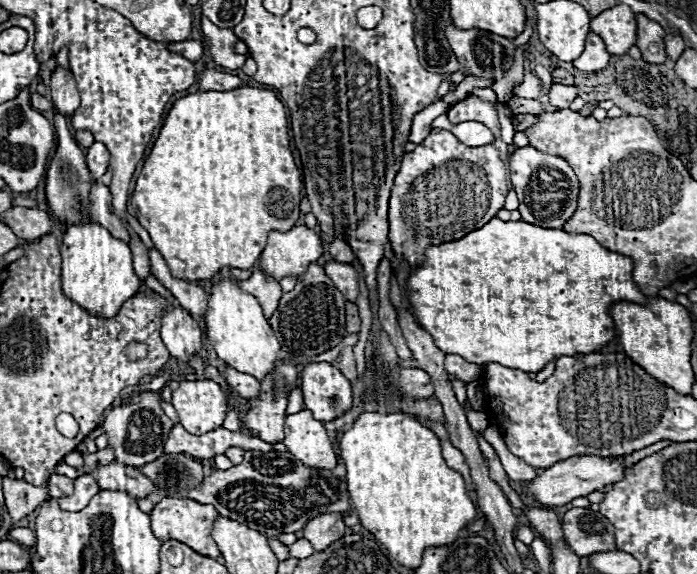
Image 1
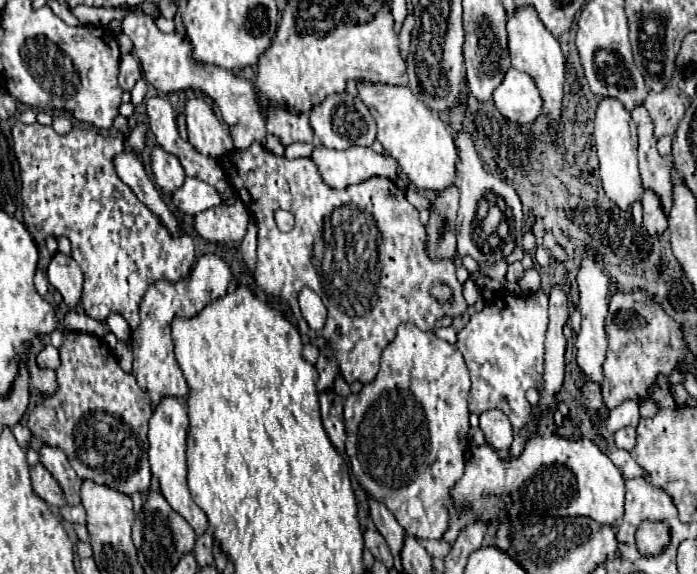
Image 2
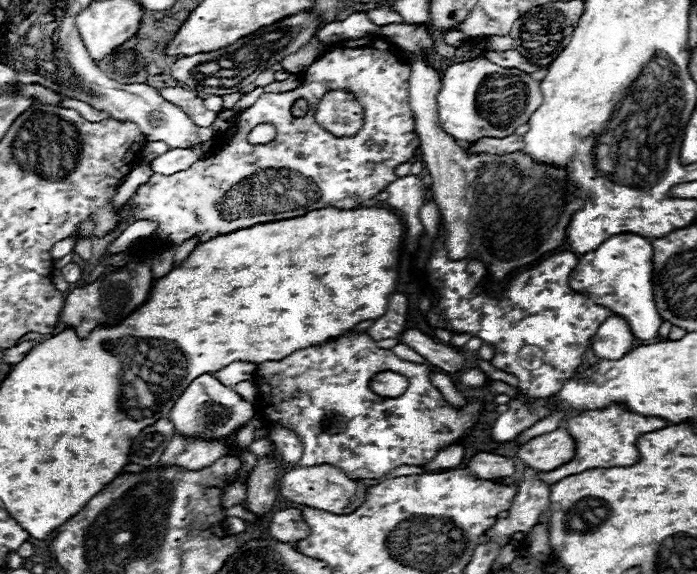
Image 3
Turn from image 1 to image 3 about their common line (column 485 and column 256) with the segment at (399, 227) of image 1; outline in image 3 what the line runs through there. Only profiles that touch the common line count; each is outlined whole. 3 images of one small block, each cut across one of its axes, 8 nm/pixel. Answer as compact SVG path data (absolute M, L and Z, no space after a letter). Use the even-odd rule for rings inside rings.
M366 36L330 48L320 60L314 60L310 68L306 68L304 82L296 90L282 94L262 94L250 108L238 112L232 126L224 134L220 134L220 146L214 148L212 156L192 164L188 170L180 170L170 176L152 174L148 182L134 192L134 196L128 200L130 210L120 220L120 224L132 224L138 220L152 220L160 224L160 228L154 230L150 236L146 236L144 242L134 252L136 254L152 252L158 244L180 246L194 236L198 236L200 244L208 242L208 238L216 238L216 234L230 234L264 222L296 218L308 214L310 210L320 210L328 206L354 208L374 198L378 192L386 190L390 182L396 180L394 174L396 166L410 162L410 158L418 150L418 136L414 132L408 88L410 88L410 66L406 66L404 58L396 50L392 50L392 46L382 38ZM334 88L348 88L364 106L364 126L356 136L336 138L314 122L314 110L318 98ZM298 98L308 100L310 106L308 114L302 118L292 116L292 104ZM262 122L276 126L276 138L264 146L254 146L246 140L246 136L256 124Z

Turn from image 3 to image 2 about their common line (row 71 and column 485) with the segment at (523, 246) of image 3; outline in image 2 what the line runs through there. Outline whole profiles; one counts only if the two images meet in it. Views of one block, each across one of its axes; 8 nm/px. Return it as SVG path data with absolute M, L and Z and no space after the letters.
M488 410L480 414L480 428L486 436L486 442L490 442L498 452L506 452L512 444L512 424L508 416L500 410Z

